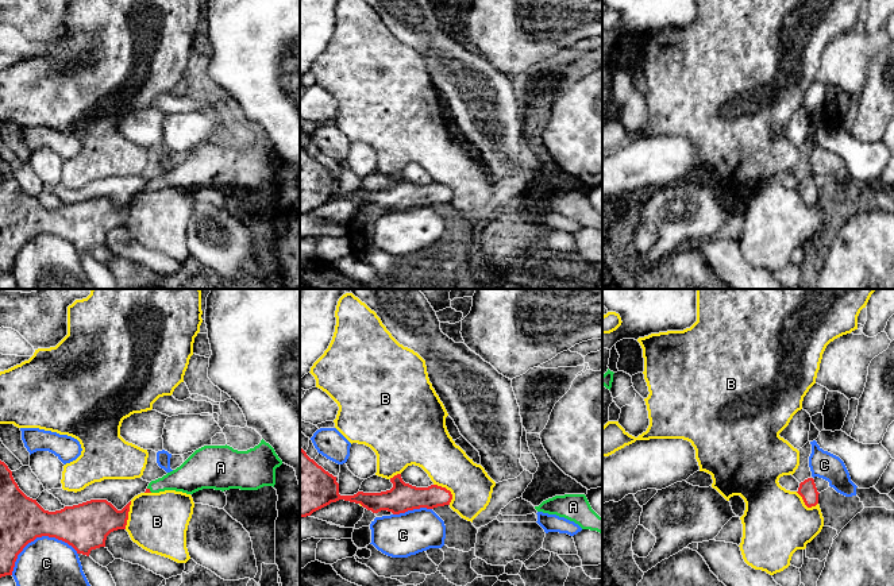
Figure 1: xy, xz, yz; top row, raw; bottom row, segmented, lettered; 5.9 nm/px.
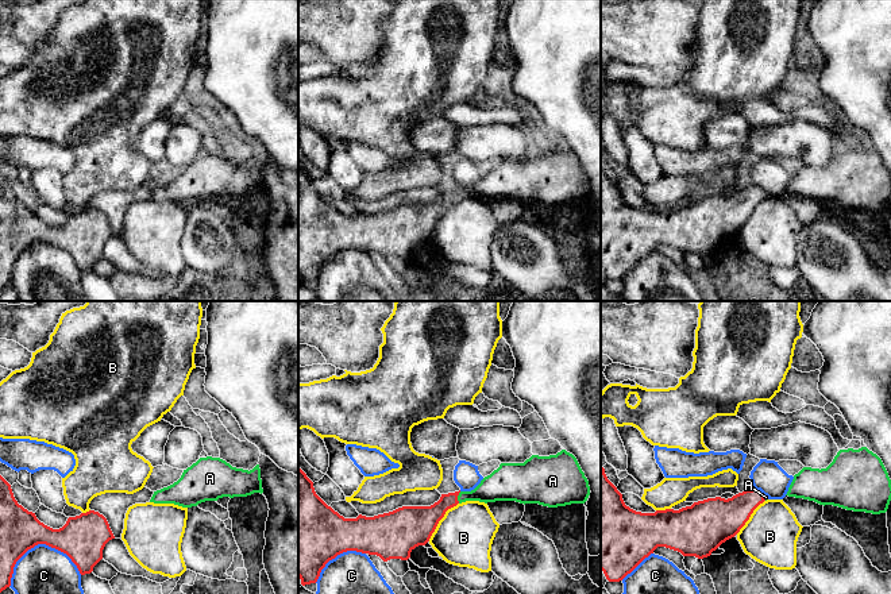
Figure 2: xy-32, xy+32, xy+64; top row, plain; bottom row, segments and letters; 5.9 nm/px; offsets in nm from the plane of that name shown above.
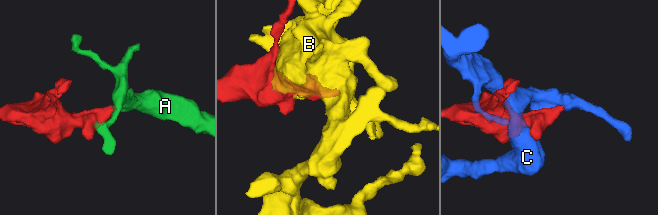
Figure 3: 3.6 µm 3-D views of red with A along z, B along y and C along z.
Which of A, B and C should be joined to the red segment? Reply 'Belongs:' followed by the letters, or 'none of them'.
Belongs: A

